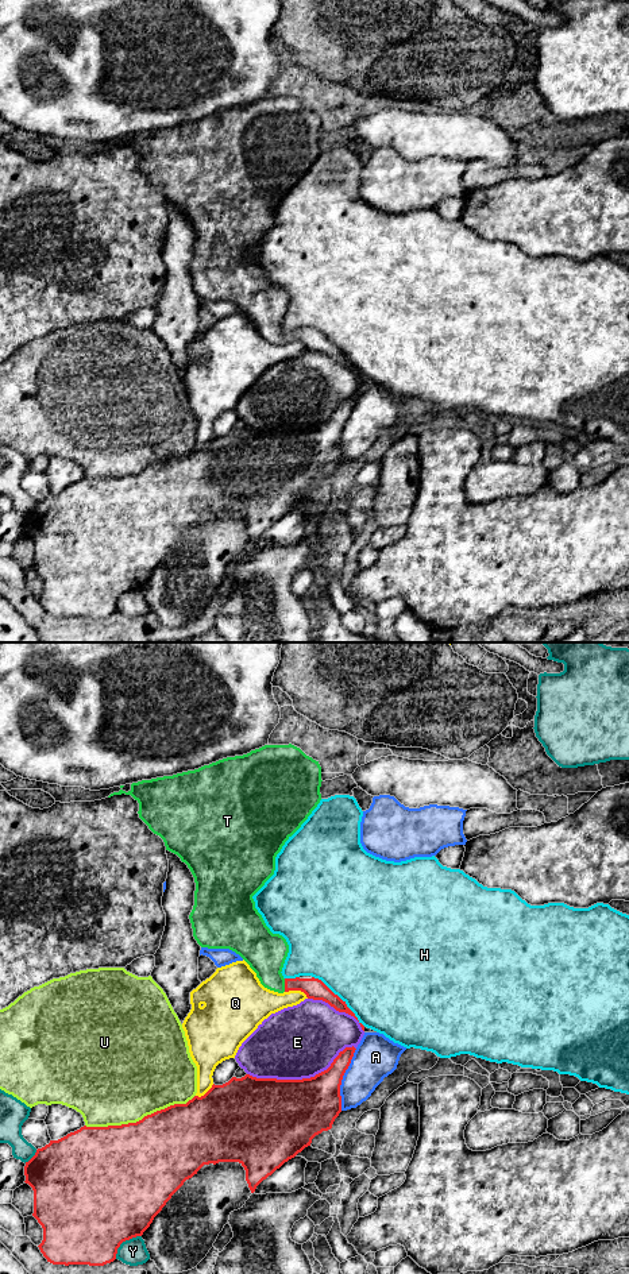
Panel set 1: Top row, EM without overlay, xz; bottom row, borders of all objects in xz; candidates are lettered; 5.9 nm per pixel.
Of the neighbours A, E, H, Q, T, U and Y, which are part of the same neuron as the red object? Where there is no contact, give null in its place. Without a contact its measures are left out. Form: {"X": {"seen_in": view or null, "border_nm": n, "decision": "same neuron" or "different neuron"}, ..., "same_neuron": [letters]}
{"A": {"seen_in": "xz", "border_nm": 380, "decision": "different neuron"}, "E": {"seen_in": "xz", "border_nm": 650, "decision": "different neuron"}, "H": {"seen_in": "xz", "border_nm": 440, "decision": "different neuron"}, "Q": {"seen_in": "xz", "border_nm": 150, "decision": "different neuron"}, "T": {"seen_in": "xz", "border_nm": 80, "decision": "same neuron"}, "U": {"seen_in": "xz", "border_nm": 700, "decision": "different neuron"}, "Y": {"seen_in": "xz", "border_nm": 220, "decision": "different neuron"}, "same_neuron": ["T"]}

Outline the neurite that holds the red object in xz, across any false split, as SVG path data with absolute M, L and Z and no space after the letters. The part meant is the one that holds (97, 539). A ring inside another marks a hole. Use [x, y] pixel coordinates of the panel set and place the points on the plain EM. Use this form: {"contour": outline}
{"contour": "M354 398L346 399L327 422L310 431L277 432L250 426L242 431L232 429L223 437L213 436L201 449L194 448L186 456L170 458L136 475L84 478L58 493L50 493L38 501L24 518L24 534L34 543L32 568L43 580L43 592L38 598L40 605L53 617L104 618L113 614L120 597L142 588L171 548L204 517L239 514L254 545L263 532L310 498L316 487L332 480L341 464L341 432L355 402Z"}

